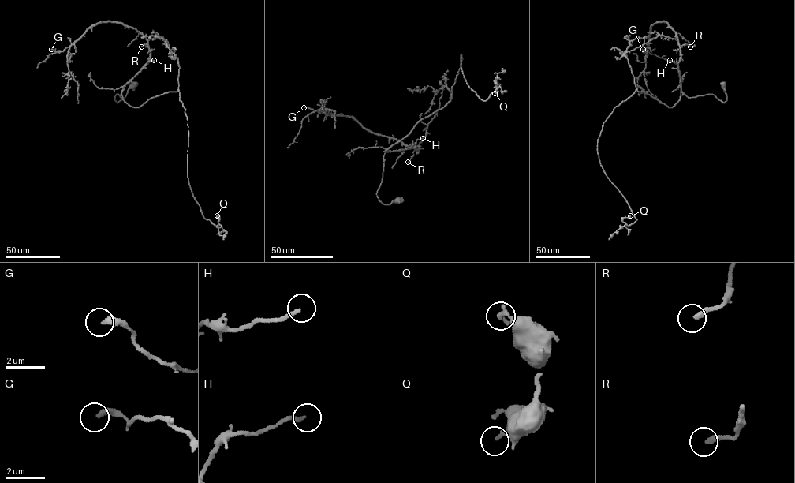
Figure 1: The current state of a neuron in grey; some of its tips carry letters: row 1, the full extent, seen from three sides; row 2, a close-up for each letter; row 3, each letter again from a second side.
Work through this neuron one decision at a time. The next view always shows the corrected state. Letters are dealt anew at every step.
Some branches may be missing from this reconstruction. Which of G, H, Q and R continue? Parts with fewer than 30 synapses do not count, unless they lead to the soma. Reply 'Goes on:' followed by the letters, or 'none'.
Goes on: none

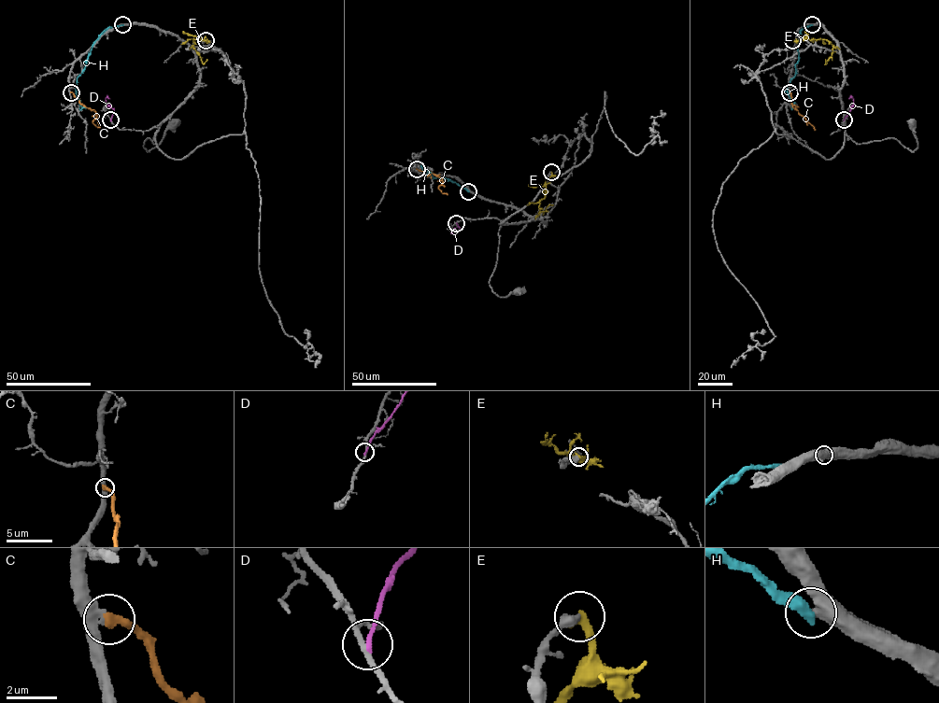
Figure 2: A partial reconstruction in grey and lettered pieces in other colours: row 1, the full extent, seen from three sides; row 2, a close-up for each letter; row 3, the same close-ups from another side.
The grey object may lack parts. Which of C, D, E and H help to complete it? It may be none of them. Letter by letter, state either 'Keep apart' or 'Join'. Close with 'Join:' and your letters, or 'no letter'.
C: Join
D: Keep apart
E: Keep apart
H: Keep apart
Join: C

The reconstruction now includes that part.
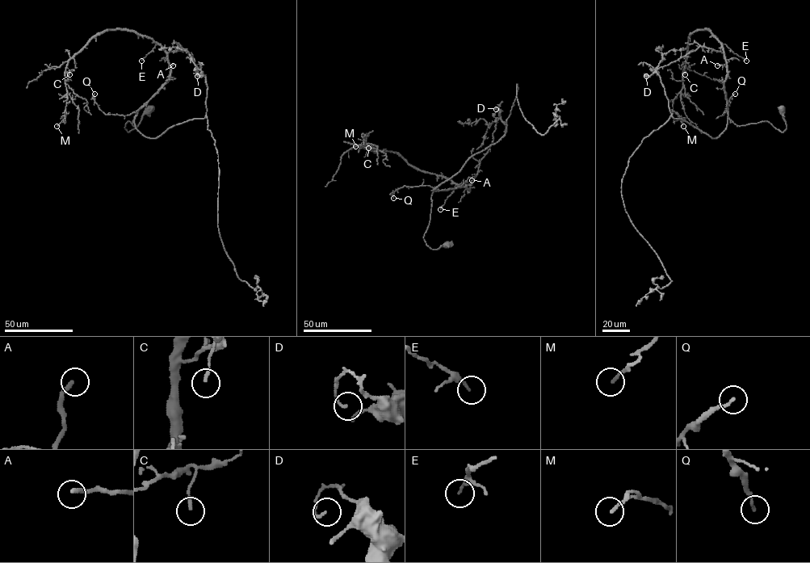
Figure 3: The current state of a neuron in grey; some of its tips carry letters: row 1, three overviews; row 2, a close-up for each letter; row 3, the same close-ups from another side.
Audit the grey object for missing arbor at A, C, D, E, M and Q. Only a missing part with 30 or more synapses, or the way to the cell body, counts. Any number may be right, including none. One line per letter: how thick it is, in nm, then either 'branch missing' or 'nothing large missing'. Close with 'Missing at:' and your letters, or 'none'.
A: calibre 220 nm; nothing large missing
C: calibre 160 nm; nothing large missing
D: calibre 120 nm; nothing large missing
E: calibre 110 nm; nothing large missing
M: calibre 140 nm; nothing large missing
Q: calibre 160 nm; nothing large missing
Missing at: none

